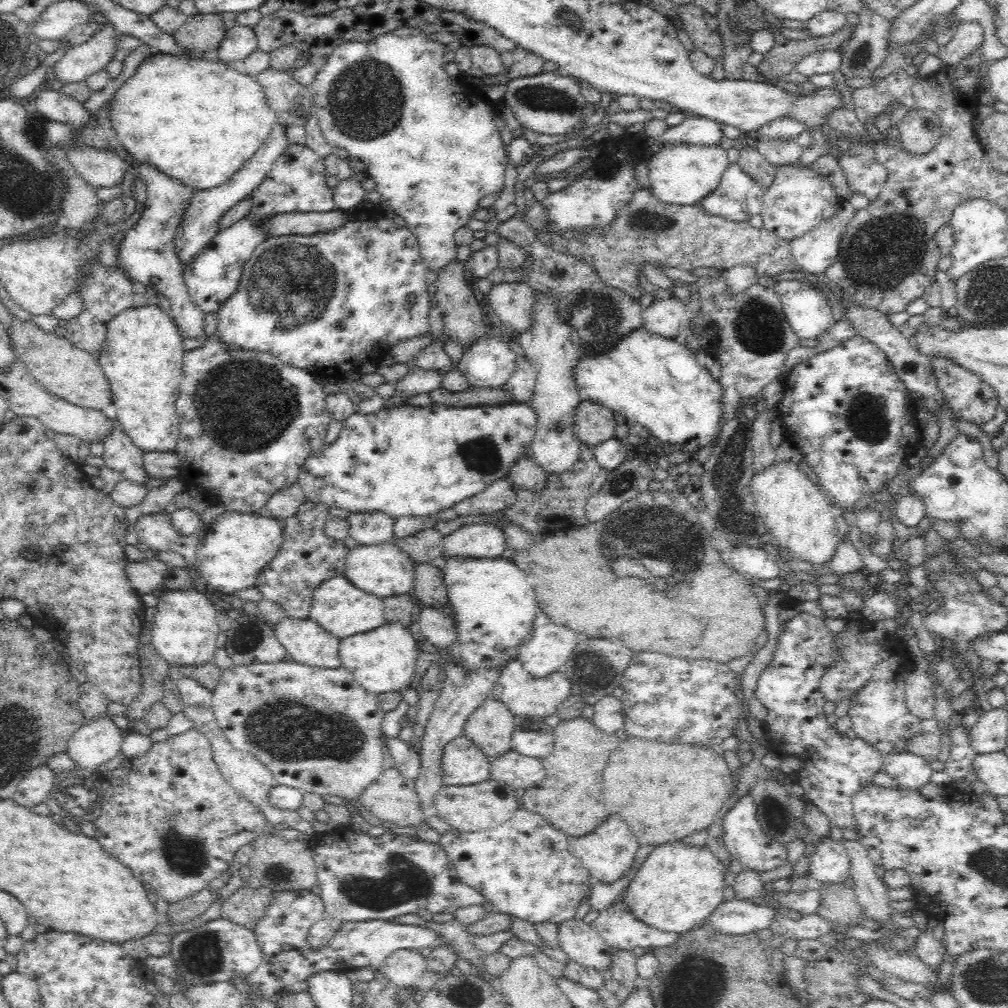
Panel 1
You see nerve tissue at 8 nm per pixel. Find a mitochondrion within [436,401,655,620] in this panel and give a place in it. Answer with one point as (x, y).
(483, 454)

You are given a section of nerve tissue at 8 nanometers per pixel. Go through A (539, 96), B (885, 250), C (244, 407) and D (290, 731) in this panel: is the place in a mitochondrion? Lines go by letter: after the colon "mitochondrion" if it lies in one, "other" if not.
A: mitochondrion
B: mitochondrion
C: mitochondrion
D: mitochondrion

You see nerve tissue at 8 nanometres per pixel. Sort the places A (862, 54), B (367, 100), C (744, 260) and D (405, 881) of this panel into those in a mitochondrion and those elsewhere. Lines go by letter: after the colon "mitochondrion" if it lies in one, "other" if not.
A: mitochondrion
B: mitochondrion
C: other
D: mitochondrion

